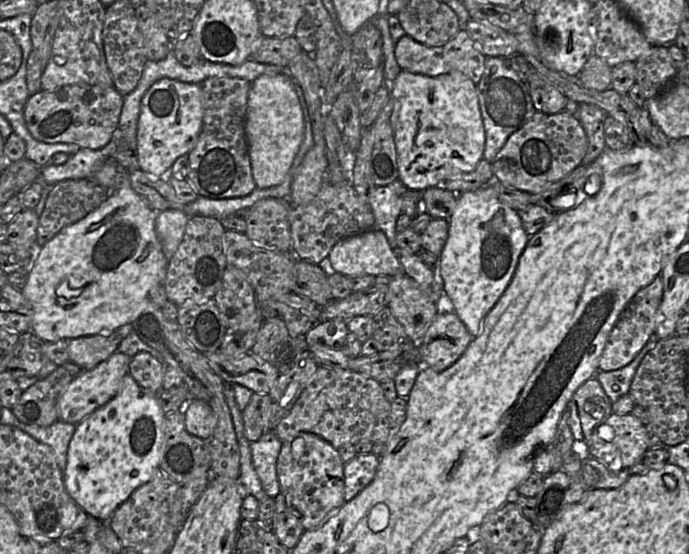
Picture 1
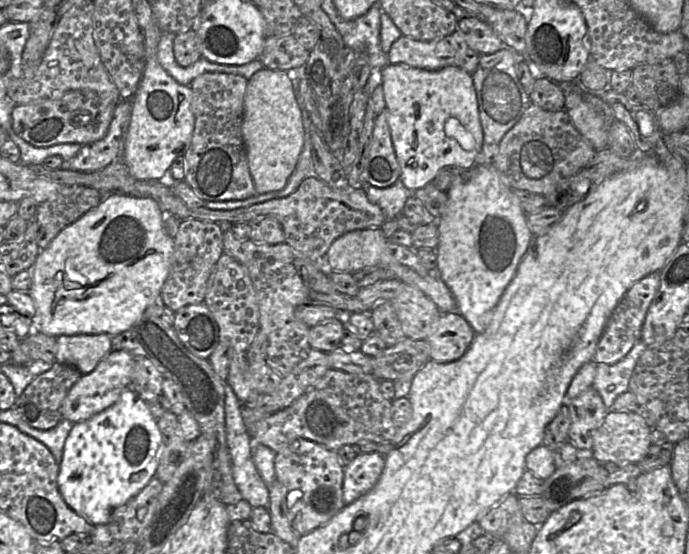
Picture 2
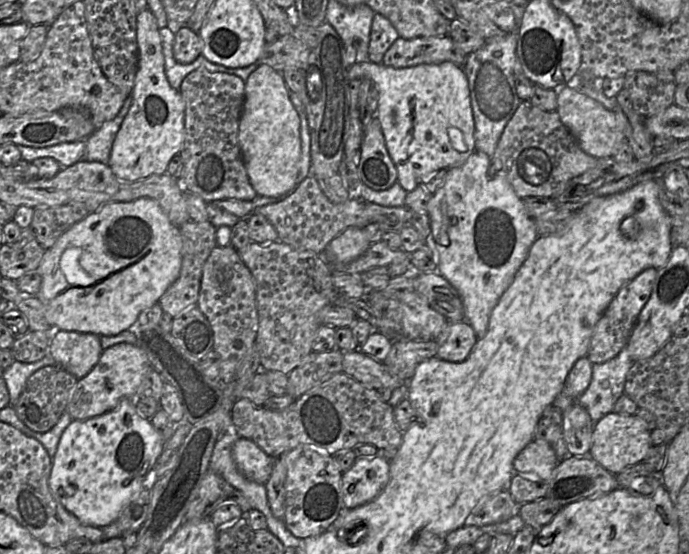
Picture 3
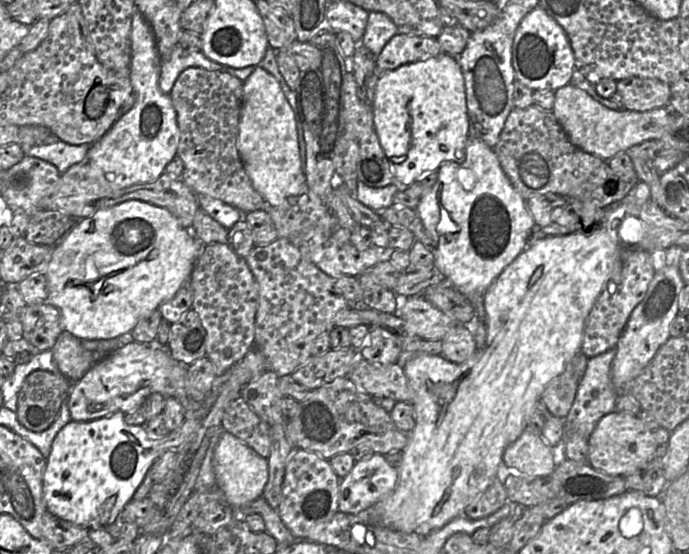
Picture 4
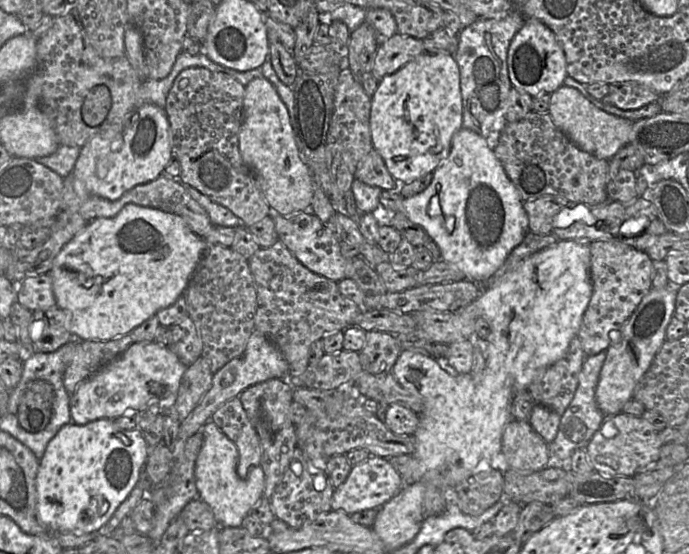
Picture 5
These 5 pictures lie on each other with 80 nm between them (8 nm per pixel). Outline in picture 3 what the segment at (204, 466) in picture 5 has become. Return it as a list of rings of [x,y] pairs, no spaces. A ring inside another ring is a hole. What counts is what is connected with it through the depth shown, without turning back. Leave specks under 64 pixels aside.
[[[242,437],[234,443],[232,454],[237,469],[243,476],[257,483],[266,484],[276,458],[266,454],[252,440]]]

